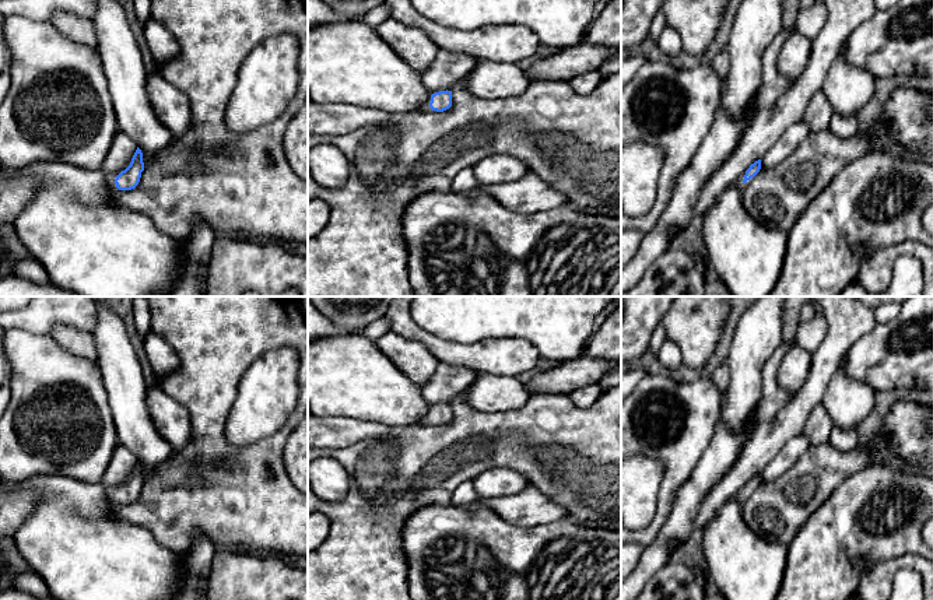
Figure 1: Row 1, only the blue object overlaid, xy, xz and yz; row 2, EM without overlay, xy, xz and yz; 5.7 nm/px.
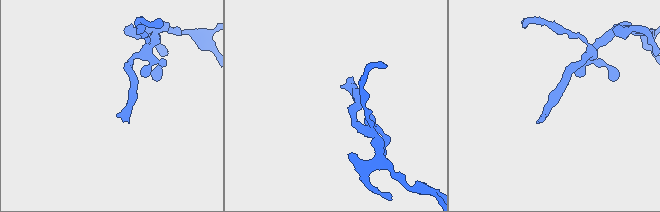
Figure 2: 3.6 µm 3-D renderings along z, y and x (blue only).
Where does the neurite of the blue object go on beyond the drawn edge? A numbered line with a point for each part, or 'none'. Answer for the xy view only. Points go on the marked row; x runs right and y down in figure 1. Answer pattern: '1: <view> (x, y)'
1: xy (120, 55)

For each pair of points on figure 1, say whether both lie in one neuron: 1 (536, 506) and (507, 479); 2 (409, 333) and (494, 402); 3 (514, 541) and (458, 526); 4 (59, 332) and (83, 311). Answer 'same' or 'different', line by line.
1: different
2: different
3: same
4: different

